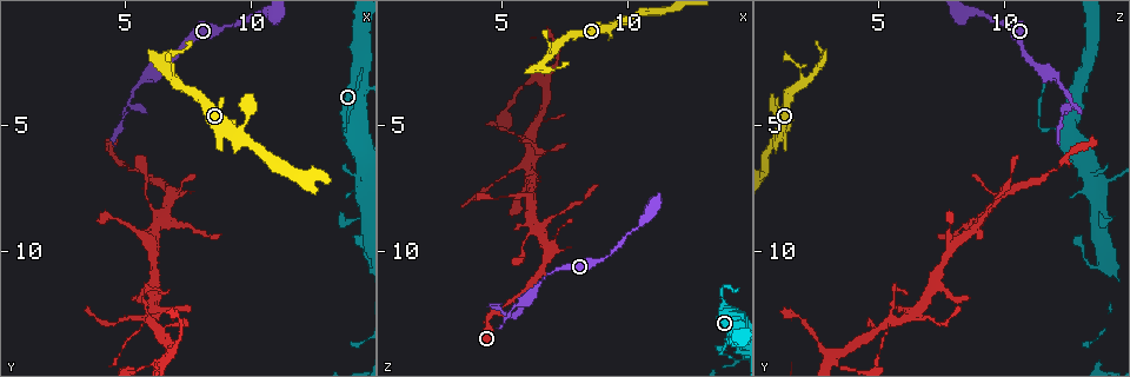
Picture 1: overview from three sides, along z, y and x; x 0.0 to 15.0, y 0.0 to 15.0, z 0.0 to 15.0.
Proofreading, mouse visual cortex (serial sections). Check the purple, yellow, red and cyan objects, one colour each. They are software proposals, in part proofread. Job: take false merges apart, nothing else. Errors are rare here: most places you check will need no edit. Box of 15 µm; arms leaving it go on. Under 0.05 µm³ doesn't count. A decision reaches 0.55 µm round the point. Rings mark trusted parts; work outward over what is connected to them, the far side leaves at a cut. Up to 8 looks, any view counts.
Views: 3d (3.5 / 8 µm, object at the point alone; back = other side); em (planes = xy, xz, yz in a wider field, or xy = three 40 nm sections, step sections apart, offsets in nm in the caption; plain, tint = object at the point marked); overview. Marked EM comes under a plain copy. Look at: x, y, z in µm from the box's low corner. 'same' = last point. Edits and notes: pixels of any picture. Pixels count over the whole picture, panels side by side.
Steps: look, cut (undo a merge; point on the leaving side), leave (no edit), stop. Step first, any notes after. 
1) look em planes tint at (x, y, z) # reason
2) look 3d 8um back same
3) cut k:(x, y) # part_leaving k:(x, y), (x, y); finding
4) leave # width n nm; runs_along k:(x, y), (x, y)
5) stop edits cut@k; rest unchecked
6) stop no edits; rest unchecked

look 3d 8um at (6.5, 2.7, 2.6) # sudden change in width

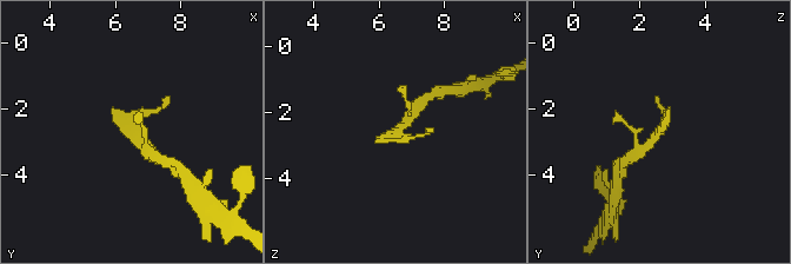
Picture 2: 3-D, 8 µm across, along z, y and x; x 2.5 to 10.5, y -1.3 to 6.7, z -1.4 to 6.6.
look 3d 3.5um back at (6.6, 2.7, 2.6) # closer look

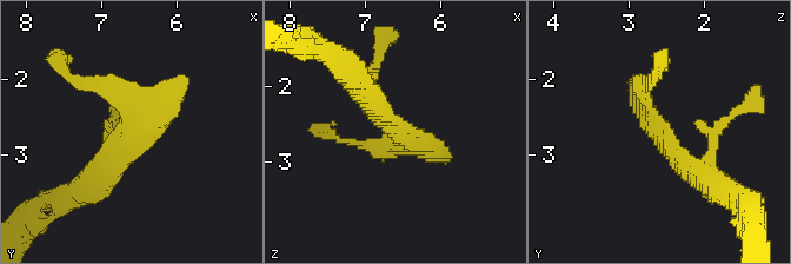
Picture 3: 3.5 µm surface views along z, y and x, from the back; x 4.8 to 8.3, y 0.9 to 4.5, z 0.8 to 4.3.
look em xy step 3 tint at (6.55, 2.70, 2.60) # need the tissue

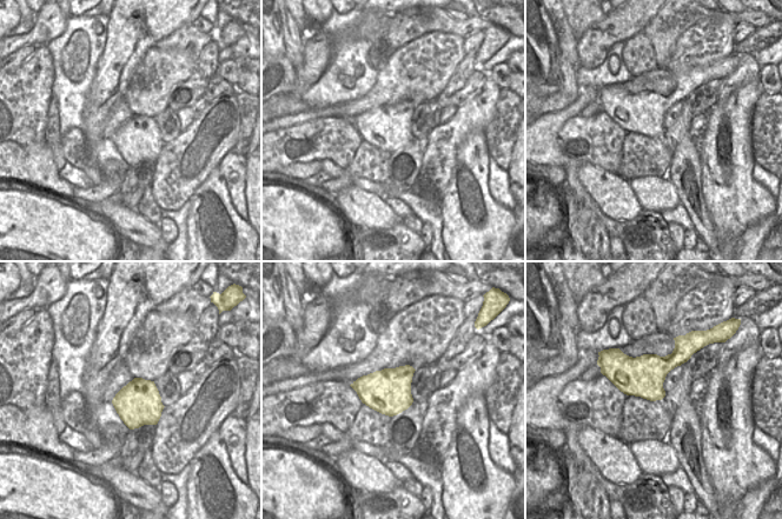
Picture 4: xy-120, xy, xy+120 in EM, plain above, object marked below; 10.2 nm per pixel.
leave # runs_along 3:(99, 176), (171, 100), (178, 74); one cell here

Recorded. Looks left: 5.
look 3d 3.5um at (6.7, 8.4, 9.3) # abrupt turn

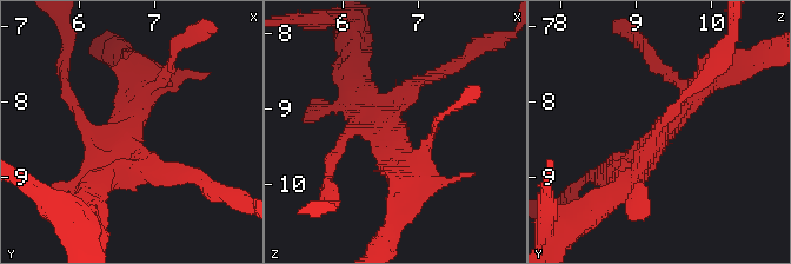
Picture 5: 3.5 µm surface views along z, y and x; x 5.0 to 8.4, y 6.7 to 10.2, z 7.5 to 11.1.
look em planes tint at (6.65, 8.50, 9.30) # now the EM

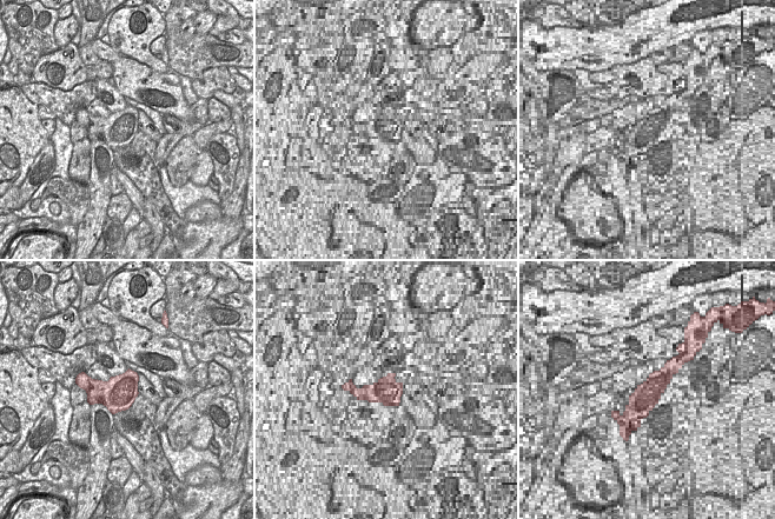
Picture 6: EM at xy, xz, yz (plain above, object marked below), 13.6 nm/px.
leave # width 480 nm; runs_along 5:(710, 79), (617, 191); all the same cell

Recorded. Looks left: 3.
look 3d 3.5um at (6.3, 12.5, 6.4) # sharp bend

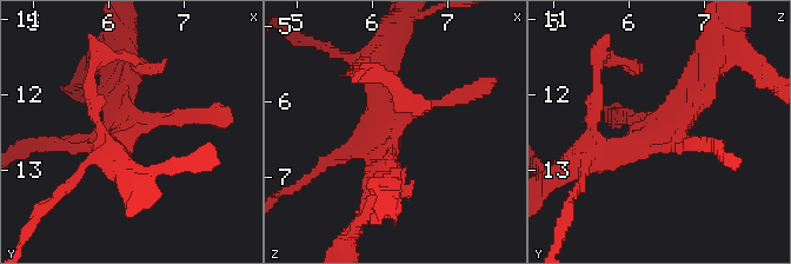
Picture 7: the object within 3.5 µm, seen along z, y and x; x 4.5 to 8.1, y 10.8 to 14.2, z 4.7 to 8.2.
look em xy step 5 tint at (6.25, 12.50, 6.45)

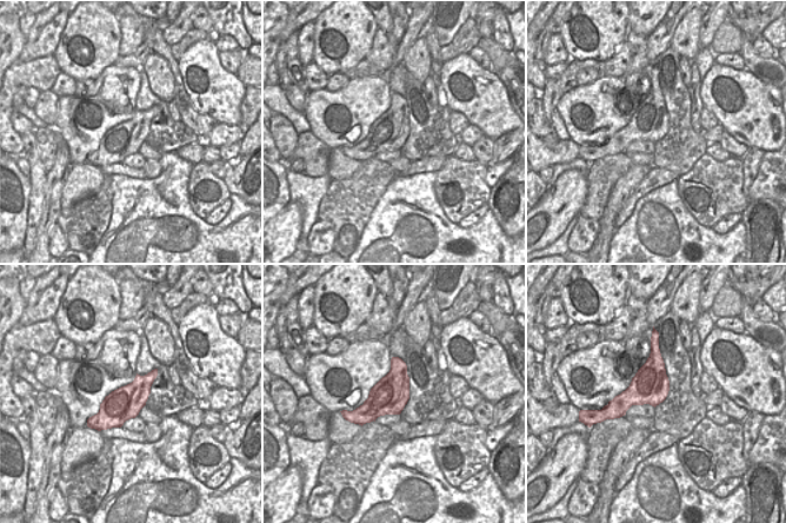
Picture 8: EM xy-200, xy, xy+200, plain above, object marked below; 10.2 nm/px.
leave # runs_along 7:(709, 66), (669, 129), (593, 153); all the same cell

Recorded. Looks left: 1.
stop no edits; rest unchecked

